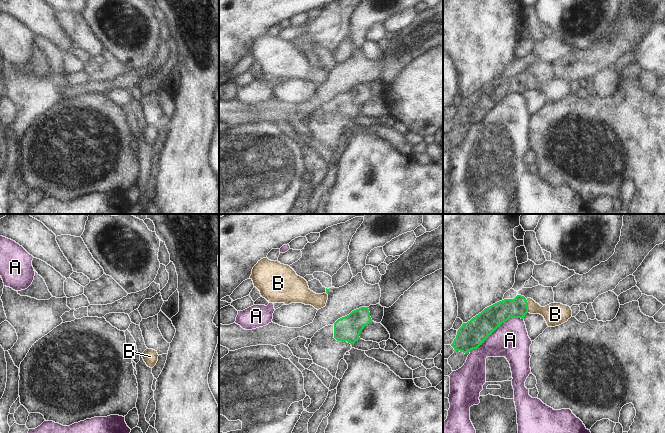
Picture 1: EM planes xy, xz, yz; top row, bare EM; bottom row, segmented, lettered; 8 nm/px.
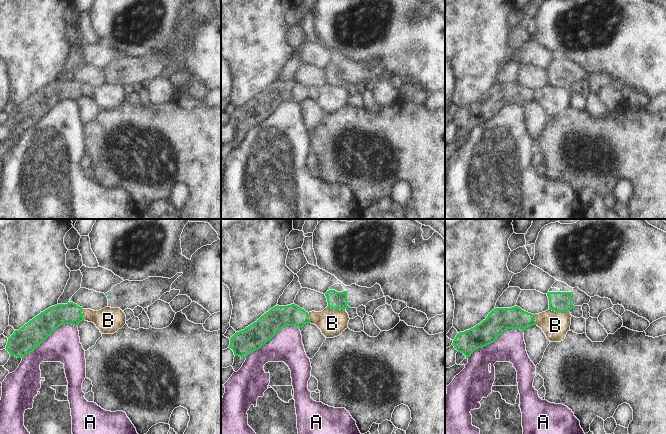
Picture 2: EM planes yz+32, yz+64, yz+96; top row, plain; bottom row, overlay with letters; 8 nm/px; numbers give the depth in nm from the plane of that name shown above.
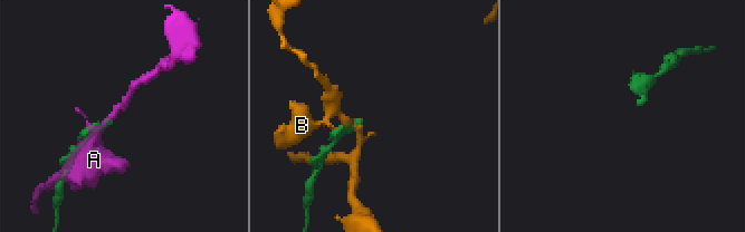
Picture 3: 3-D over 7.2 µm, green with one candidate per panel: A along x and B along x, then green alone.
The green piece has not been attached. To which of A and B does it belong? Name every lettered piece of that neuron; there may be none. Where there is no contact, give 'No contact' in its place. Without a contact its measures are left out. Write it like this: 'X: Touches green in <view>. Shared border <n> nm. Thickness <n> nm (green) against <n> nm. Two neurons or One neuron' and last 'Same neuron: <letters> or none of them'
A: Touches green in yz. Shared border 500 nm. Thickness 220 nm (green) against 280 nm. Two neurons
B: Touches green in yz. Shared border 110 nm. Thickness 170 nm (green) against 190 nm. Two neurons
Same neuron: none of them.

